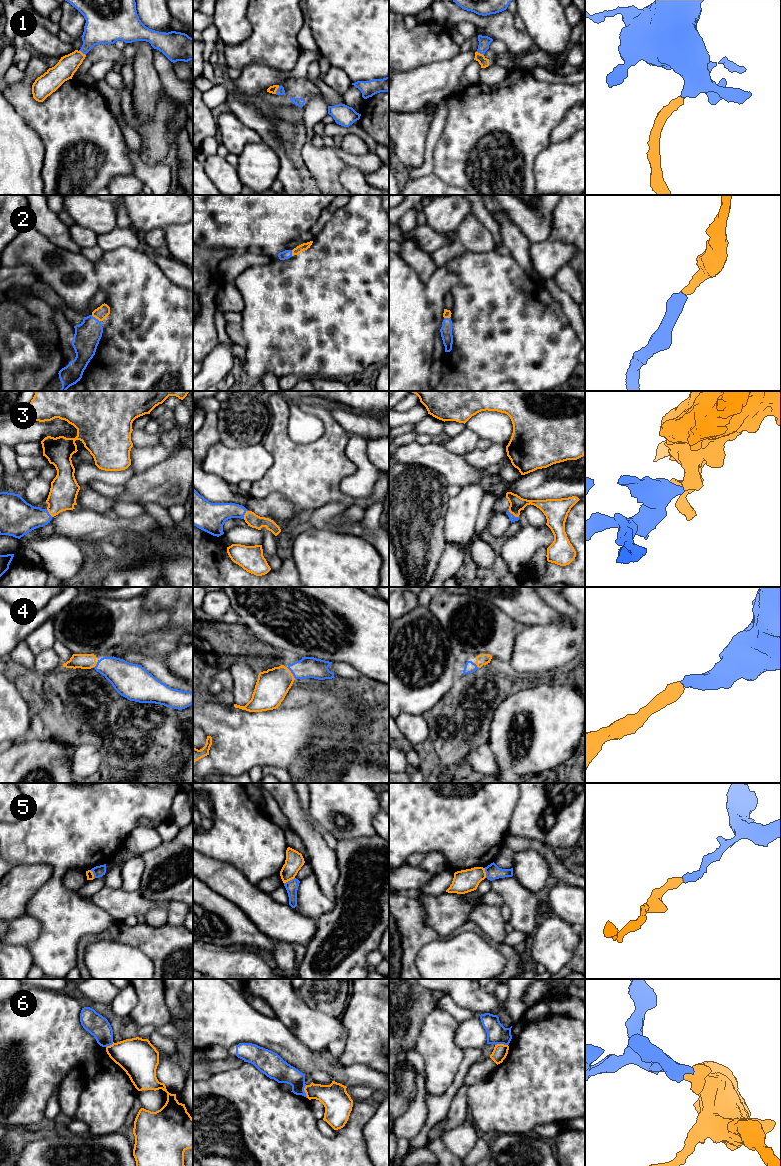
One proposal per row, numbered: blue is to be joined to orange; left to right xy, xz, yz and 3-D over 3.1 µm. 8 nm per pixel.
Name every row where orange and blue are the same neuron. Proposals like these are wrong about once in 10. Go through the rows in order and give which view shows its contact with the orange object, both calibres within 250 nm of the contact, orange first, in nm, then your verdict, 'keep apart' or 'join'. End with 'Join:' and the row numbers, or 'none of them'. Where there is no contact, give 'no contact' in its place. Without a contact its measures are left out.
1: xz | 60/60 nm | join
2: xy | 100/220 nm | join
3: yz | 120/50 nm | join
4: xz | 260/180 nm | join
5: xz | 150/100 nm | keep apart
6: xz | 220/170 nm | keep apart
Join: 1, 2, 3, 4

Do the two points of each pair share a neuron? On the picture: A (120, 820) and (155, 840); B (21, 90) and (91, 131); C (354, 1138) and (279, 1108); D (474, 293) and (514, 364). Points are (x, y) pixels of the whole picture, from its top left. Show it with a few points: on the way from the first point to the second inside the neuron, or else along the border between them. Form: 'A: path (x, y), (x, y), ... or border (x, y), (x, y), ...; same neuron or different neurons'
A: border (139, 826), (127, 836), (122, 844); different neurons
B: path (35, 108), (45, 118), (73, 123); same neuron
C: path (335, 1144), (315, 1144), (298, 1127); same neuron
D: path (492, 311), (499, 318), (500, 332), (511, 346); same neuron

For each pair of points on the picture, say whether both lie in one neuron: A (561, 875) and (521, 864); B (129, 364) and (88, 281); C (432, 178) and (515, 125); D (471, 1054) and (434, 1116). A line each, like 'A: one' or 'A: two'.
A: two
B: two
C: two
D: one

